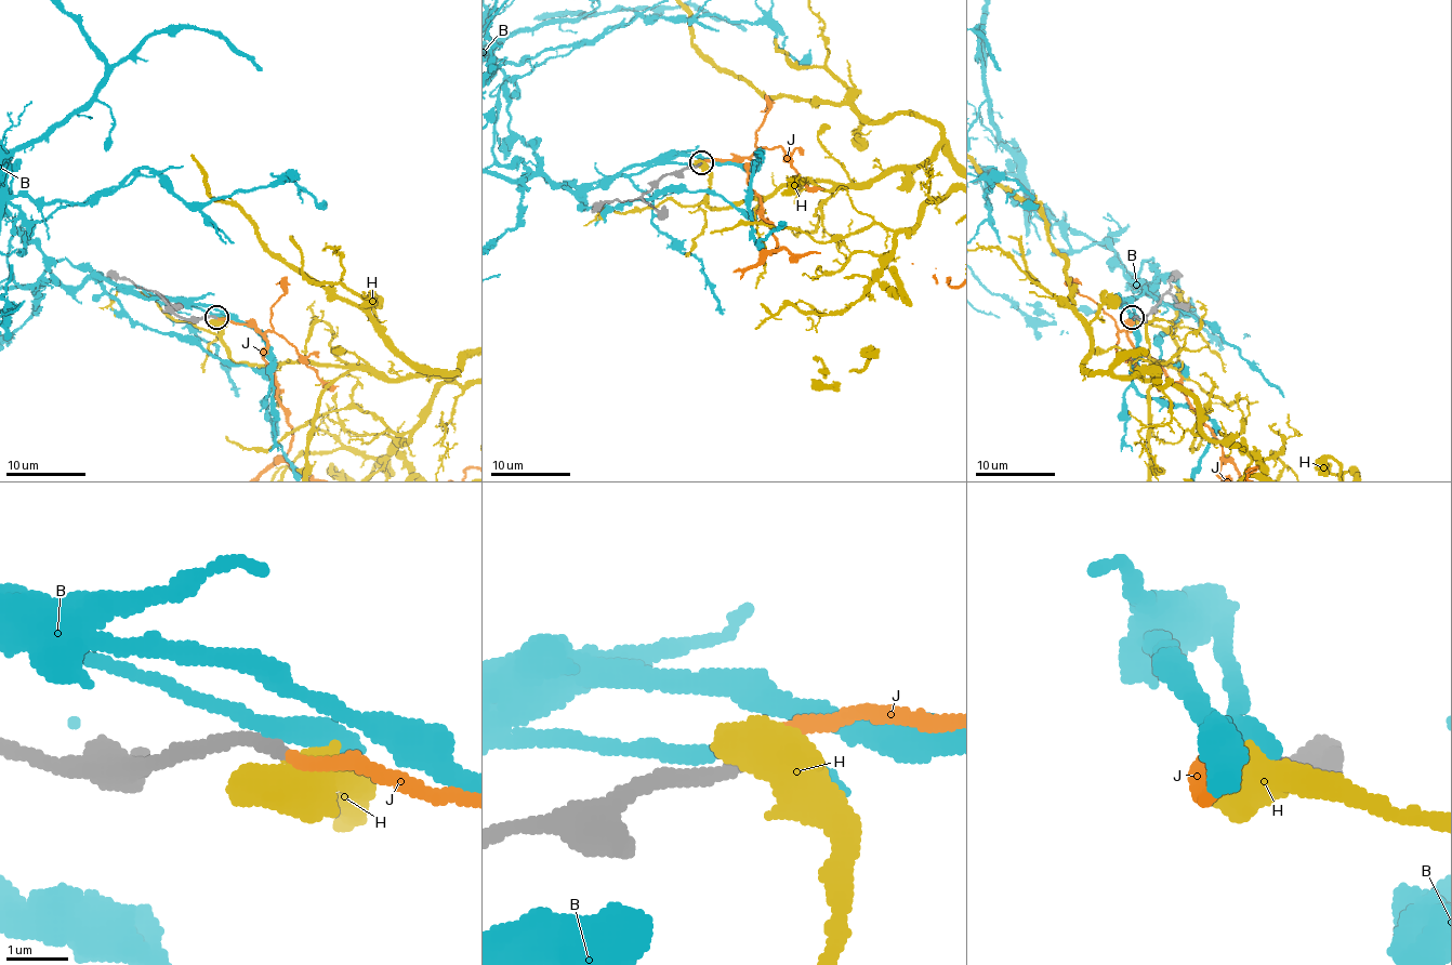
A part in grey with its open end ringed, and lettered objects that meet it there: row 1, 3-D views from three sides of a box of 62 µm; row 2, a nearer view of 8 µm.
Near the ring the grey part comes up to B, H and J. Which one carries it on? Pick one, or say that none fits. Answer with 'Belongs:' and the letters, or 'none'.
Belongs: J

